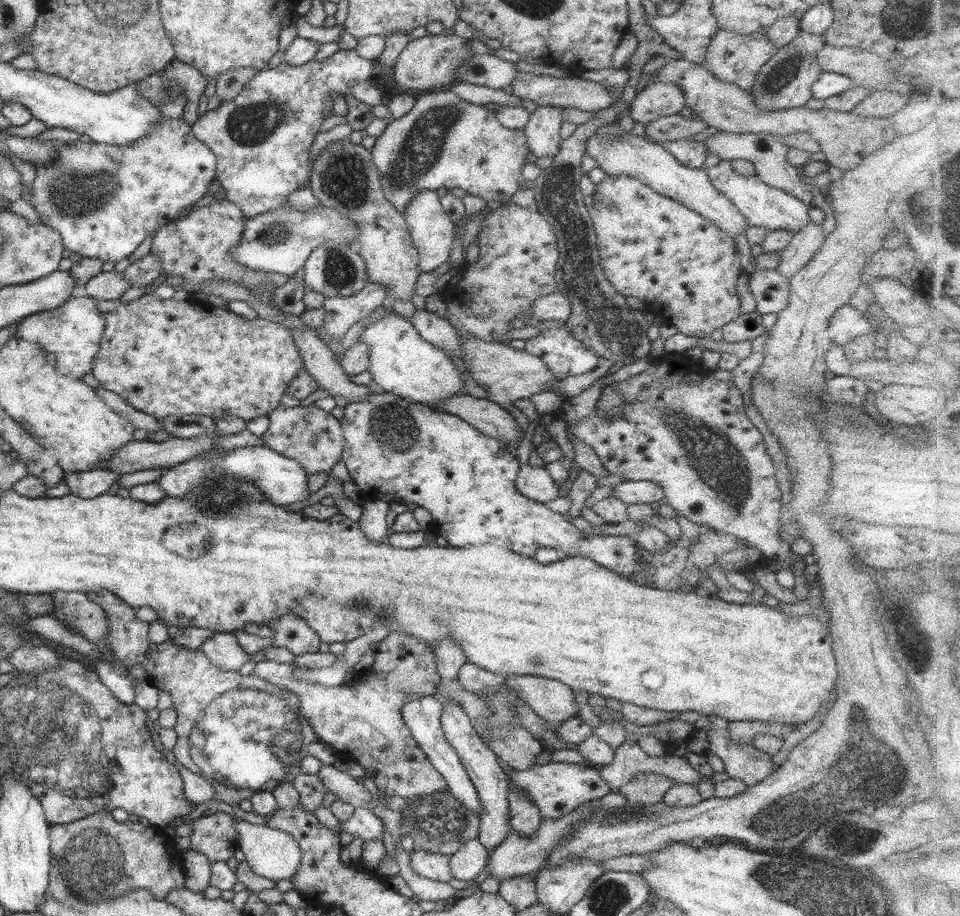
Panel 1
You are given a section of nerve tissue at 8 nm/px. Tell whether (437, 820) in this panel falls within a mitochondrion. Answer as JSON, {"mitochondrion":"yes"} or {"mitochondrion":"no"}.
{"mitochondrion":"yes"}

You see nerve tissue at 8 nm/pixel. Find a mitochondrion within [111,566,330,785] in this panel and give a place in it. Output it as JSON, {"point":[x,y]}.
{"point":[266,721]}

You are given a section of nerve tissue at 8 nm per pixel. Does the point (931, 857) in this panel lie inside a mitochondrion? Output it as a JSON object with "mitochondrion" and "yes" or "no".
{"mitochondrion":"no"}

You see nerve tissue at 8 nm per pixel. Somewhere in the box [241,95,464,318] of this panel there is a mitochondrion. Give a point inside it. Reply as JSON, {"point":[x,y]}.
{"point":[418,154]}

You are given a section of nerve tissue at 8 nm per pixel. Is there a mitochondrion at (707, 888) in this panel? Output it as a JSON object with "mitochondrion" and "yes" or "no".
{"mitochondrion":"no"}

